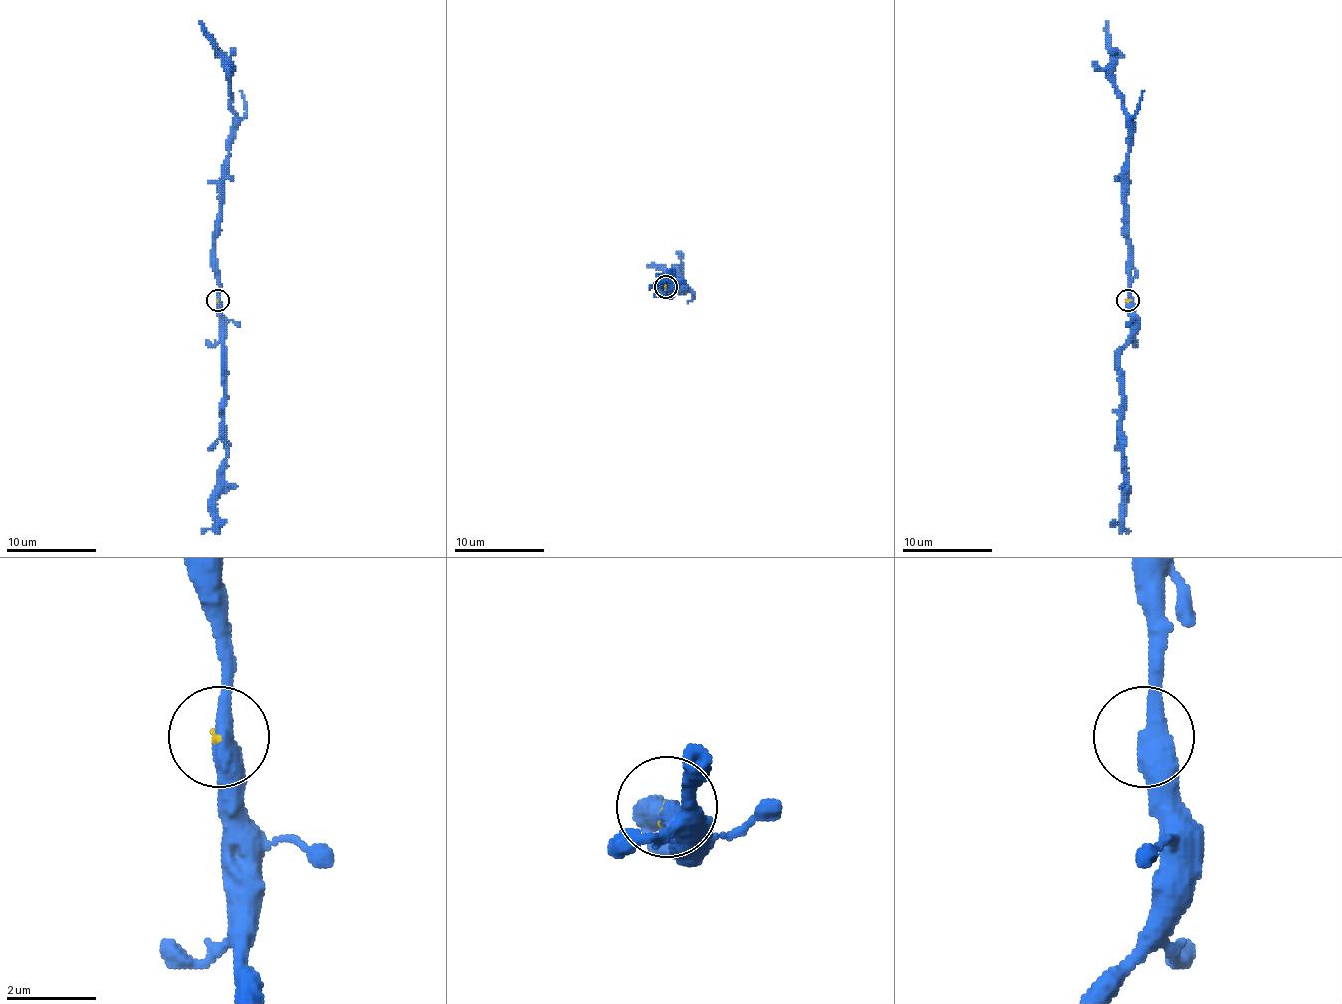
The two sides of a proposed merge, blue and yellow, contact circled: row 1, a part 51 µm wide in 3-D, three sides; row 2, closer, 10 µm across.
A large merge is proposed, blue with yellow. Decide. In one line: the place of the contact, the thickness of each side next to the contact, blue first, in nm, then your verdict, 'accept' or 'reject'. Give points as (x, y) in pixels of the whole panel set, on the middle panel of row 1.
at (665, 286); 440 nm thick on the blue side, 50 nm on the other; reject

